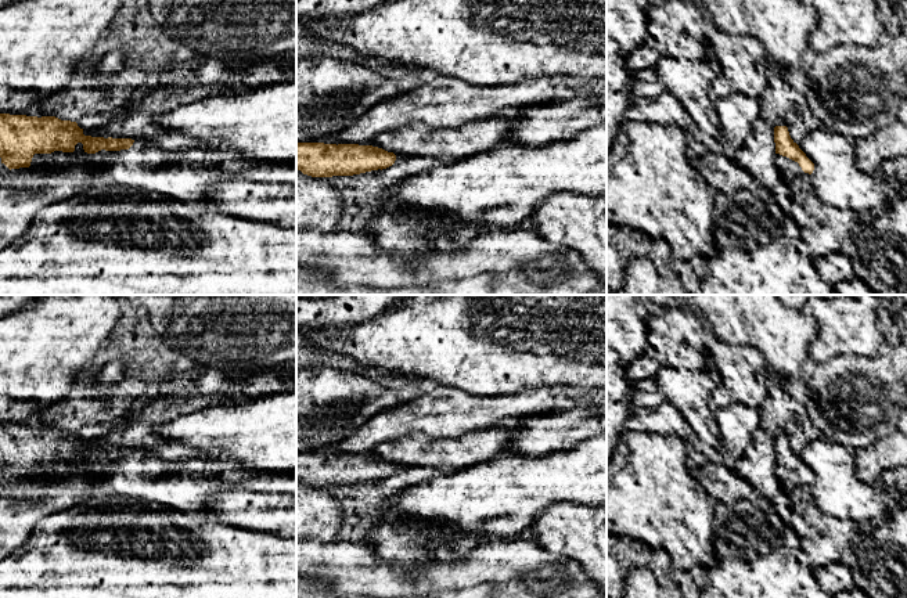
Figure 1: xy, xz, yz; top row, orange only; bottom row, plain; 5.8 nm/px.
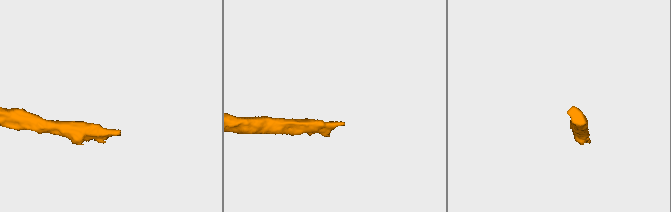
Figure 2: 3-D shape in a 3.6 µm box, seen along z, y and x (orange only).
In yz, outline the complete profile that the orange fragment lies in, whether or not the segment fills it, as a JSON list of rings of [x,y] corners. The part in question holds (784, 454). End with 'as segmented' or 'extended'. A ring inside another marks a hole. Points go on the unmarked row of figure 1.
[[[787,436],[774,437],[775,469],[780,487],[785,494],[798,486],[810,486],[814,473],[806,466],[799,455],[791,448]]]; extended

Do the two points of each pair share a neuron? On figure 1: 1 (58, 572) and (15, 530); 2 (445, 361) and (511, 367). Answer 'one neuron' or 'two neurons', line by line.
1: two neurons
2: one neuron

